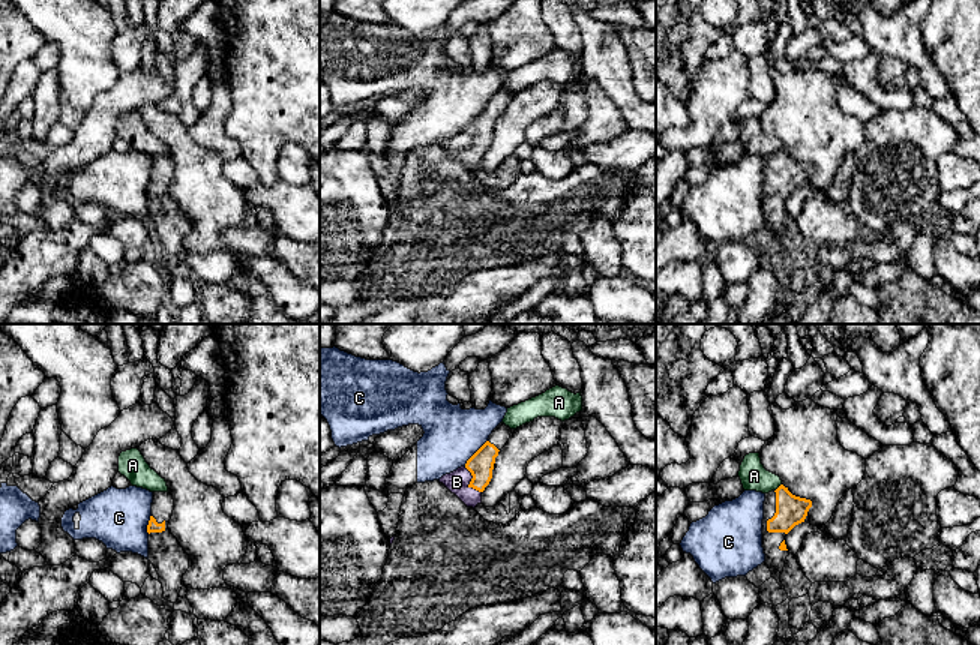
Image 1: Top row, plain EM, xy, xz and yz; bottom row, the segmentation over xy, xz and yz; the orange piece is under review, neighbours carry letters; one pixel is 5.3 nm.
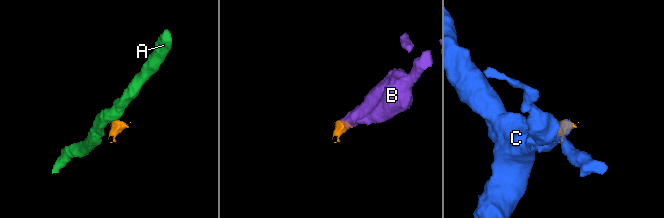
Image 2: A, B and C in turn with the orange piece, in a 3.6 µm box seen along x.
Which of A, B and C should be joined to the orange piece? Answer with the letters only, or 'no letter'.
B

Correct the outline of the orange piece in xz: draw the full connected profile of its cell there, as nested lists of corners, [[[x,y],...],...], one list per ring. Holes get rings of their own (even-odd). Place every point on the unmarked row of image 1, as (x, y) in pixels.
[[[500,87],[488,105],[456,135],[440,142],[452,158],[455,158],[467,171],[476,171],[482,166],[482,156],[492,142],[492,134],[498,116],[506,110],[512,93]]]

